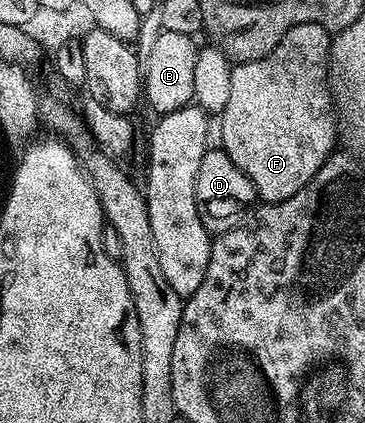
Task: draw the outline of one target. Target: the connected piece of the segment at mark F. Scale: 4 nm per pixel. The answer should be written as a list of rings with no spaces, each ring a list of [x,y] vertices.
[[[300,23],[289,29],[284,39],[280,39],[280,43],[276,43],[268,55],[235,64],[230,70],[228,103],[224,103],[224,111],[220,114],[220,147],[228,159],[232,159],[232,163],[236,163],[244,175],[248,175],[255,194],[263,202],[277,203],[292,199],[292,195],[307,185],[335,152],[334,141],[336,145],[340,134],[330,91],[331,40],[331,30],[320,23]]]

